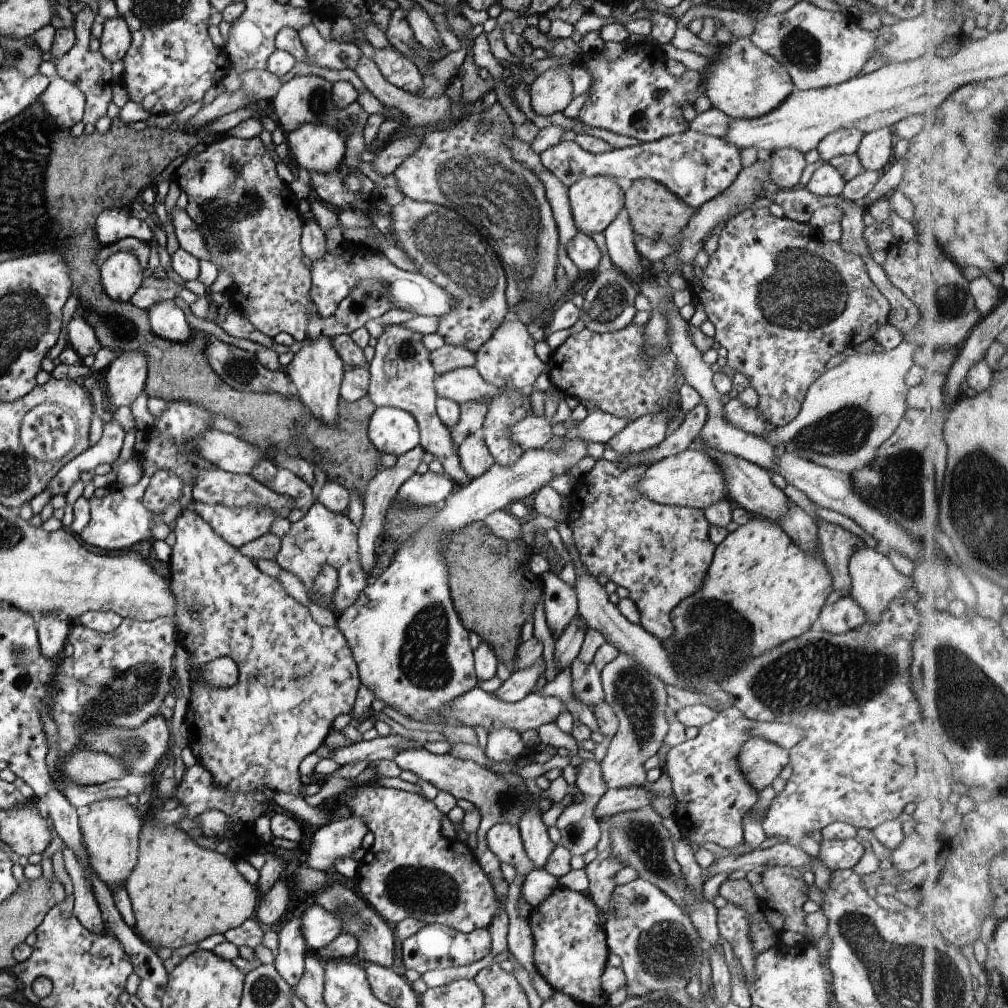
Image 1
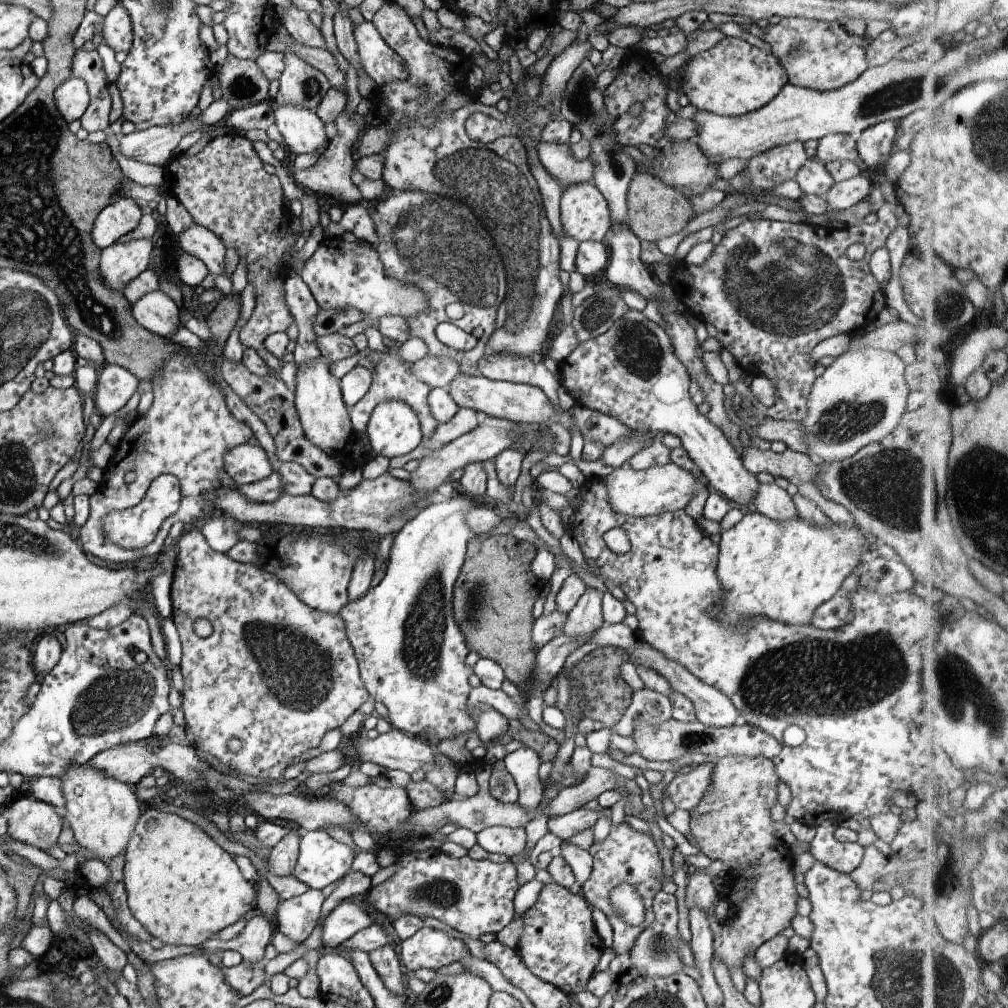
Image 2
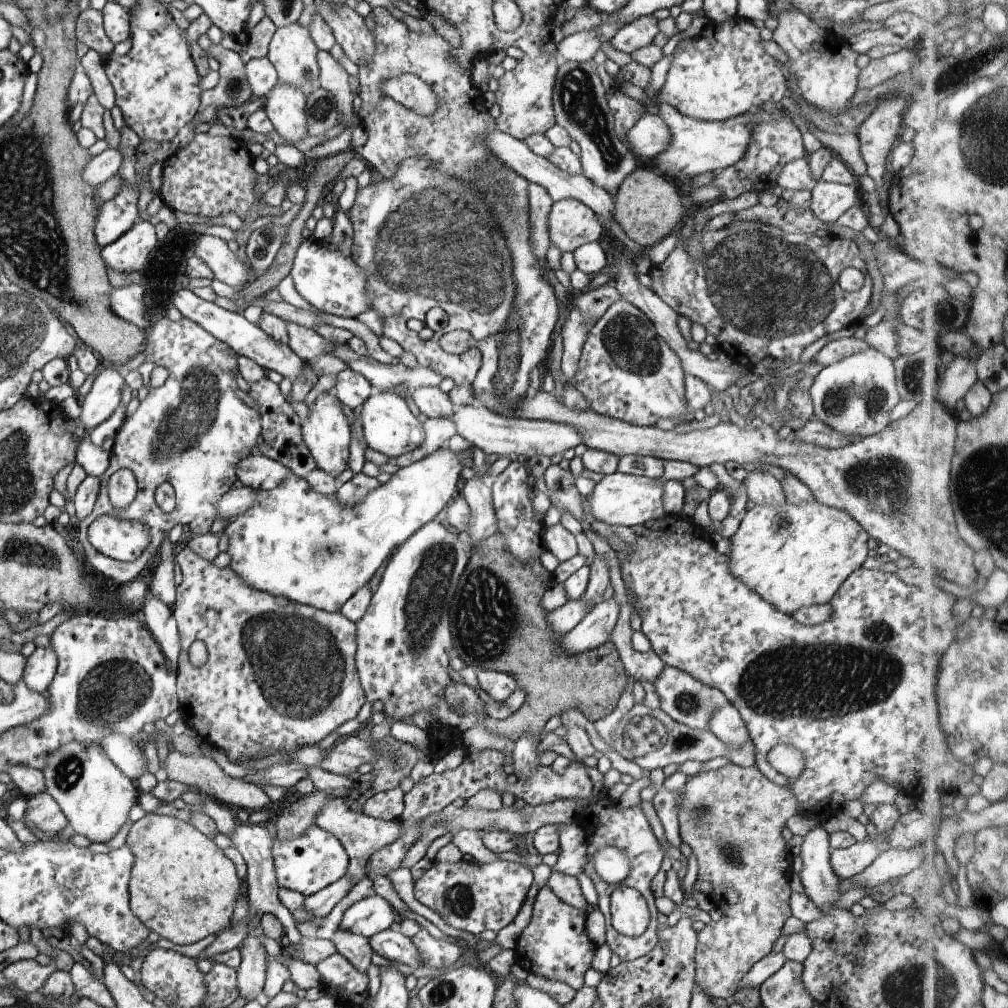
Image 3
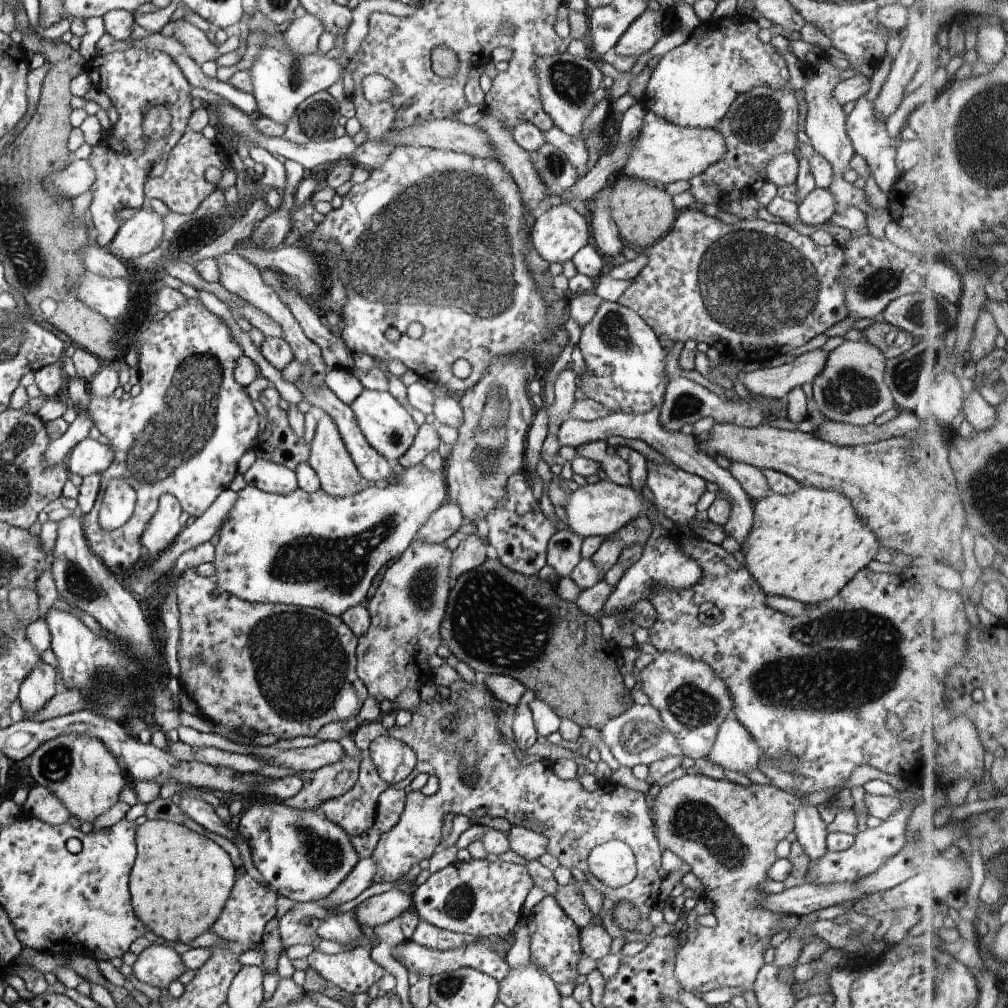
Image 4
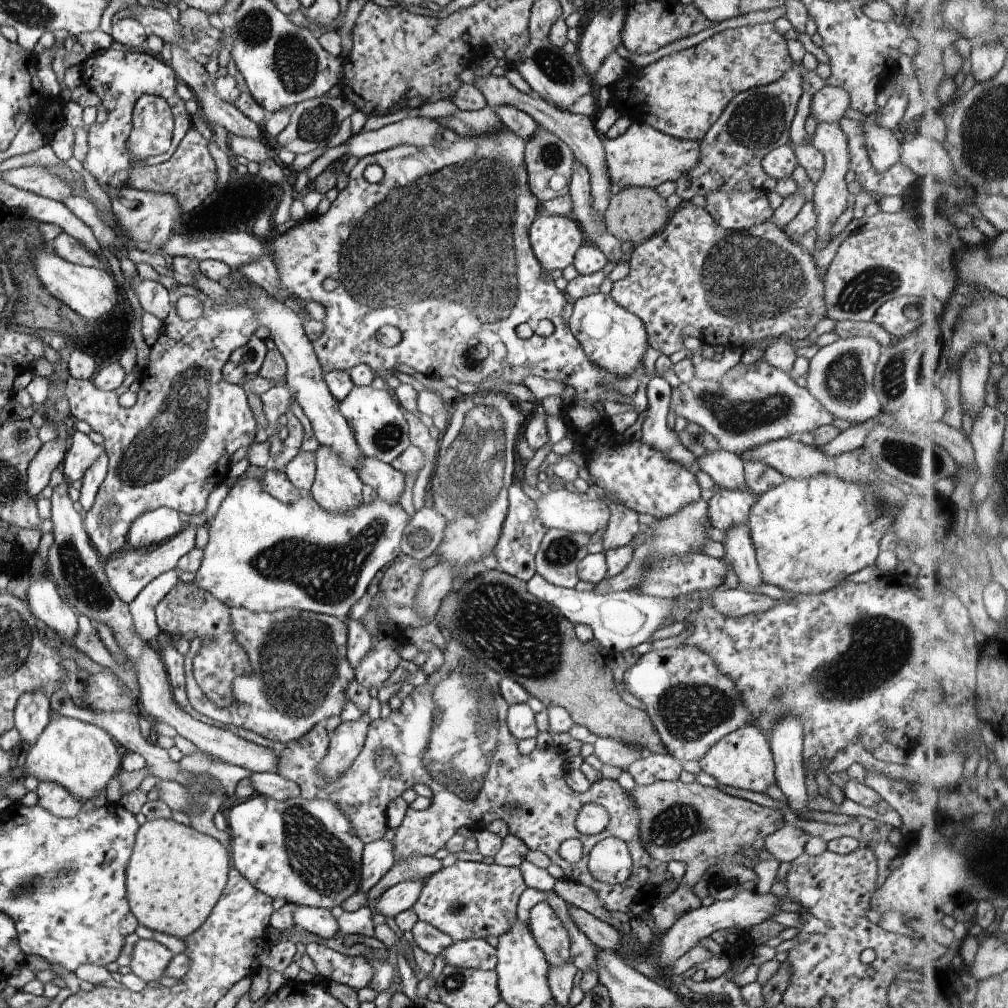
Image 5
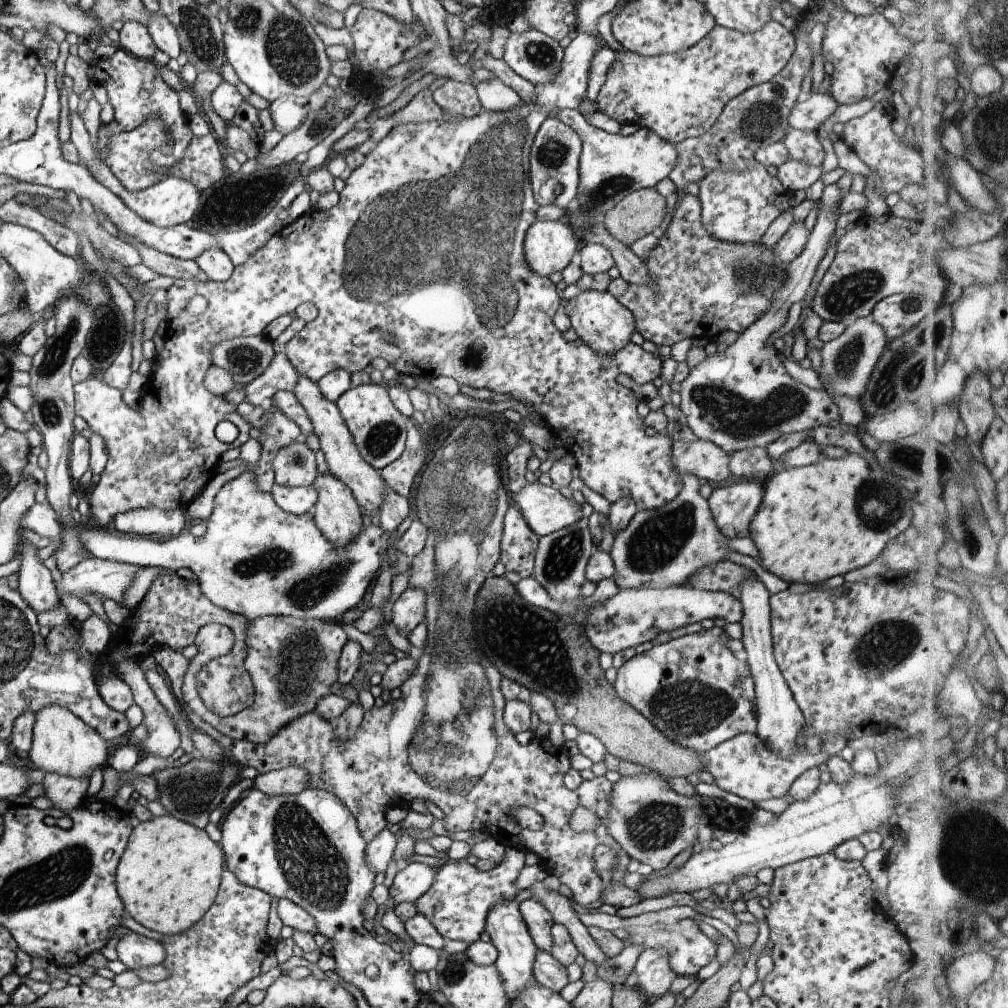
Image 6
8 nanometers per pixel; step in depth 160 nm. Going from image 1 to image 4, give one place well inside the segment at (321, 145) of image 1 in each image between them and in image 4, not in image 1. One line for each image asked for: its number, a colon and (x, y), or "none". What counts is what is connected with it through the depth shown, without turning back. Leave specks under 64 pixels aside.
2: (304, 132)
3: (286, 105)
4: (282, 80)

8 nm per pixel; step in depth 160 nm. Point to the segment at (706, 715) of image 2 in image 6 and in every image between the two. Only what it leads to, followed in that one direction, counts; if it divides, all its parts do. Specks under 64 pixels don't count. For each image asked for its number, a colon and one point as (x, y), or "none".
3: (726, 723)
4: (734, 748)
5: (742, 758)
6: (743, 766)

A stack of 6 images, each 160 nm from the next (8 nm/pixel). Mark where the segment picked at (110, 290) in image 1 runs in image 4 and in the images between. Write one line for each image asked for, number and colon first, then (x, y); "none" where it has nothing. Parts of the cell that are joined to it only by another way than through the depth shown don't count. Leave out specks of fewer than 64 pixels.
2: (119, 264)
3: (129, 253)
4: (140, 235)

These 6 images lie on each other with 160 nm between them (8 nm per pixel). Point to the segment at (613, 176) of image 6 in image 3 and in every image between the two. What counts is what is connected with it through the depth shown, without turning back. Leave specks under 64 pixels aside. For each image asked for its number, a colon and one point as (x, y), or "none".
3: (697, 146)
4: (664, 152)
5: (643, 156)

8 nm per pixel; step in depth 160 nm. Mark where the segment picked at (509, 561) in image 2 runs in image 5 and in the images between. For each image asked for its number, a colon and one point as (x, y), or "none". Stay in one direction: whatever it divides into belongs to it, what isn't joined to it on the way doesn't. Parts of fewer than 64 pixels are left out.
3: (497, 622)
4: (499, 621)
5: (493, 615)

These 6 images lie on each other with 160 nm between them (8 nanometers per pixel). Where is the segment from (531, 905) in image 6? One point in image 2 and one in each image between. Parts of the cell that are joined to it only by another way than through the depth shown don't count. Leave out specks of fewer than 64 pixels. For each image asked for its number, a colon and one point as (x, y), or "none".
2: (560, 945)
3: (554, 944)
4: (555, 946)
5: (547, 929)

